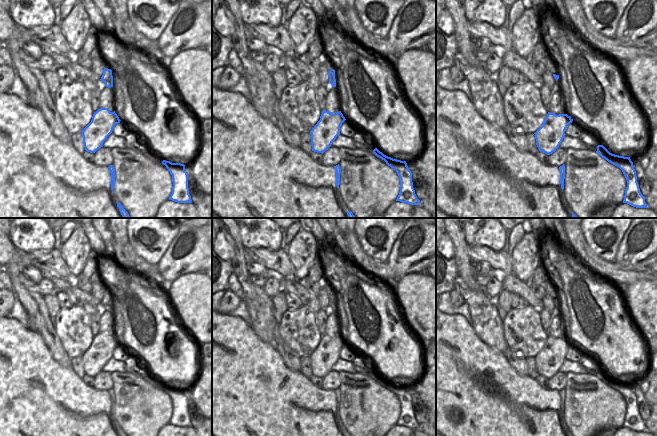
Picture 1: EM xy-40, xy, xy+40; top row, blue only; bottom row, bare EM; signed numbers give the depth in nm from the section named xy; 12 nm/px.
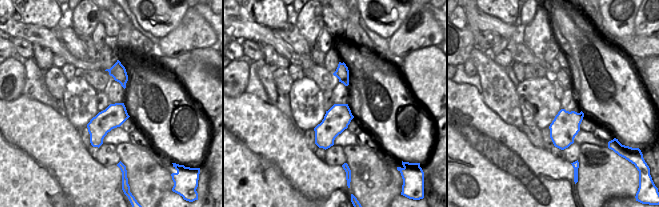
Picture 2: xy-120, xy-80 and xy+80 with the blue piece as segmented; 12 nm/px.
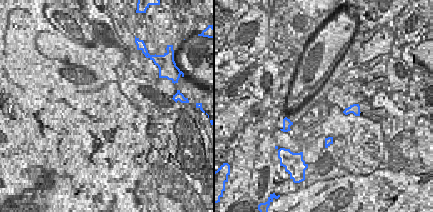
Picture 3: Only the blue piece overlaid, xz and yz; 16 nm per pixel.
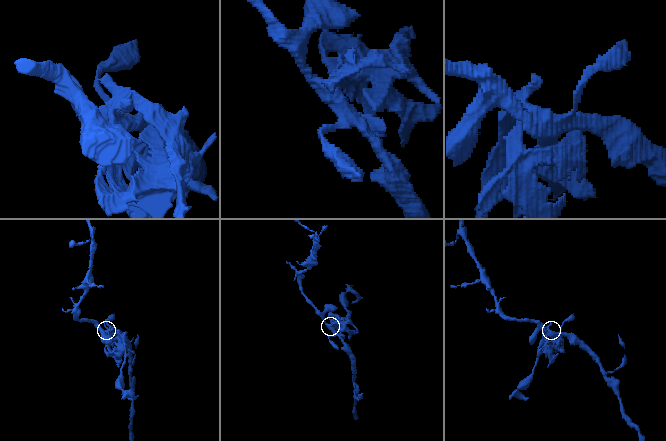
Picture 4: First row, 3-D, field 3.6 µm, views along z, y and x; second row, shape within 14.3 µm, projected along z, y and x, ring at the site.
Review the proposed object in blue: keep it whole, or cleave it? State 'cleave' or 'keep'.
cleave

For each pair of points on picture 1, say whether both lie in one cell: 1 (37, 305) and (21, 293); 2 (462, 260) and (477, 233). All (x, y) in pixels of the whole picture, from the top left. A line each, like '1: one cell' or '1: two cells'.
1: one cell
2: two cells

